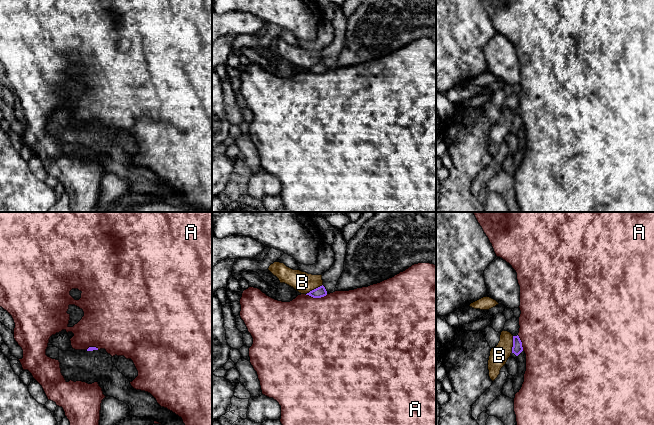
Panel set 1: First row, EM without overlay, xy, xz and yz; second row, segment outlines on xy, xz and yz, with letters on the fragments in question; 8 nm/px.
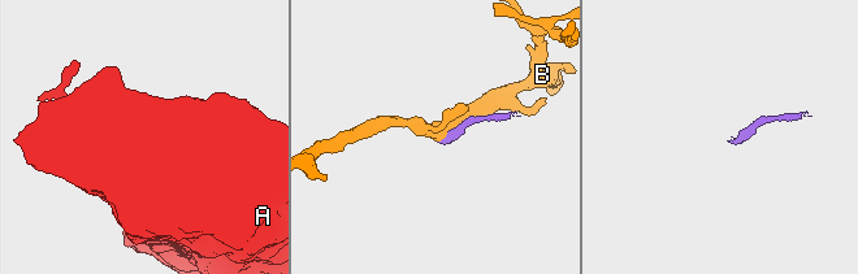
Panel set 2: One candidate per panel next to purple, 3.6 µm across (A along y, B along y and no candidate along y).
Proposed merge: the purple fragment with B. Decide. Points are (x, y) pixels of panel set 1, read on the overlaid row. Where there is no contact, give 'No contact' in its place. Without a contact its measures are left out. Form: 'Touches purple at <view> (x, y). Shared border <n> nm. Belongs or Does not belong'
Touches purple at xz (314, 289). Shared border 160 nm. Does not belong

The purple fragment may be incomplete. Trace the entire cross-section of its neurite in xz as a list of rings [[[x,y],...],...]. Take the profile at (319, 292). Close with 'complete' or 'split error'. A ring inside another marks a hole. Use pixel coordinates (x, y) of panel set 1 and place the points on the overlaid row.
[[[322,285],[312,291],[310,291],[306,295],[309,295],[313,298],[321,298],[321,297],[324,297],[327,295],[327,291],[326,291],[325,287]]] | complete

